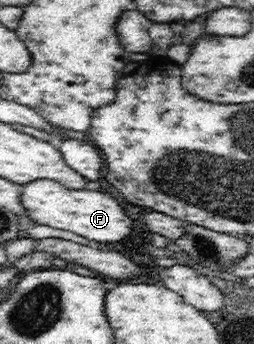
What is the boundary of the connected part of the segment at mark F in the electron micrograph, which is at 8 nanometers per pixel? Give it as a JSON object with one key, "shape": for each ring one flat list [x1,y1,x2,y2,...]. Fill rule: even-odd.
{"shape":[[41,178,23,185,21,203,32,222,70,230,96,242,120,242,132,228,132,220,110,194,96,190,68,190,55,180]]}

